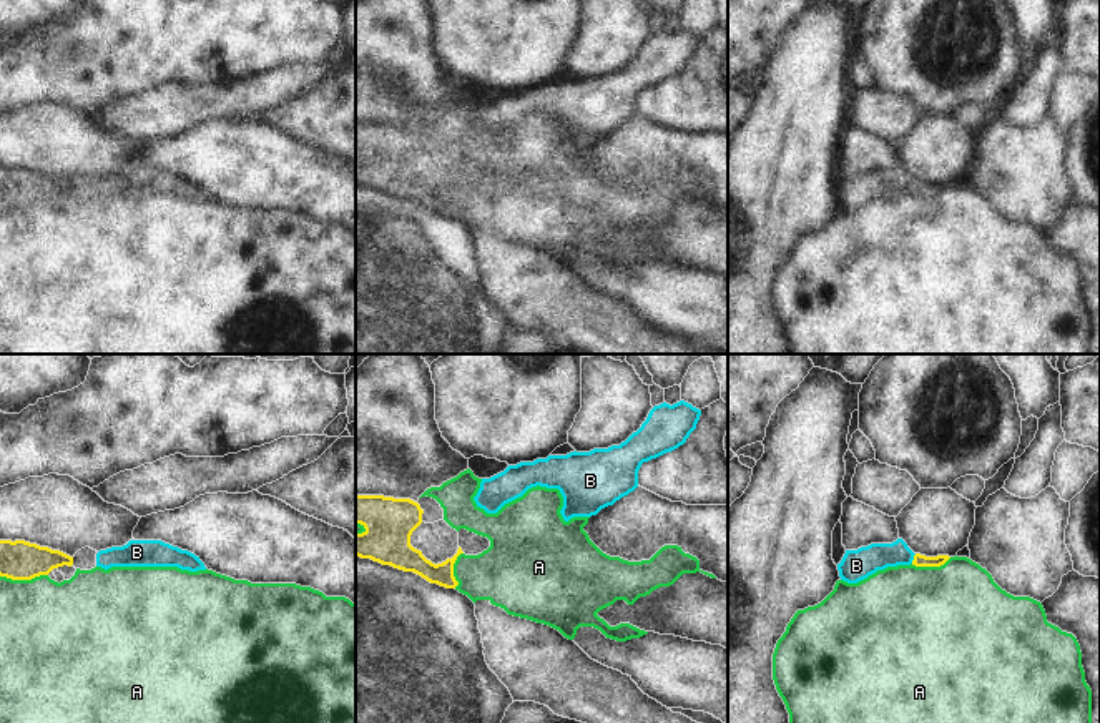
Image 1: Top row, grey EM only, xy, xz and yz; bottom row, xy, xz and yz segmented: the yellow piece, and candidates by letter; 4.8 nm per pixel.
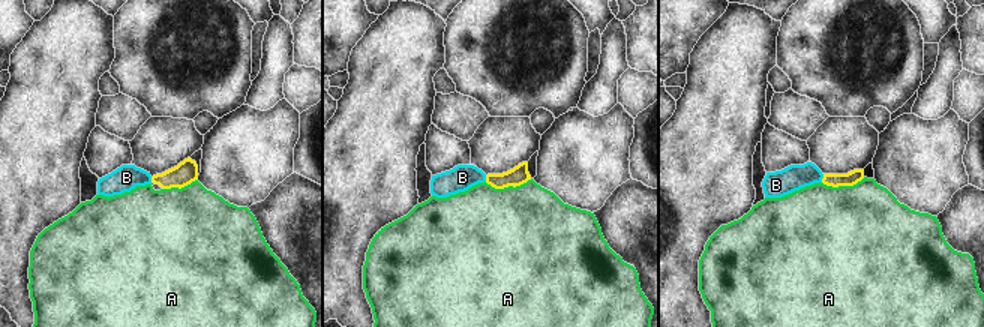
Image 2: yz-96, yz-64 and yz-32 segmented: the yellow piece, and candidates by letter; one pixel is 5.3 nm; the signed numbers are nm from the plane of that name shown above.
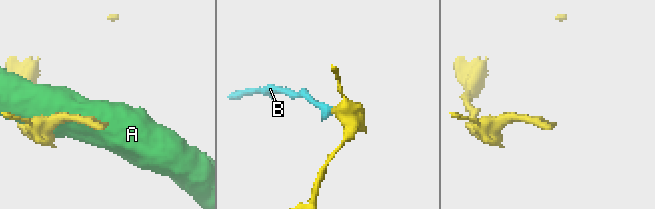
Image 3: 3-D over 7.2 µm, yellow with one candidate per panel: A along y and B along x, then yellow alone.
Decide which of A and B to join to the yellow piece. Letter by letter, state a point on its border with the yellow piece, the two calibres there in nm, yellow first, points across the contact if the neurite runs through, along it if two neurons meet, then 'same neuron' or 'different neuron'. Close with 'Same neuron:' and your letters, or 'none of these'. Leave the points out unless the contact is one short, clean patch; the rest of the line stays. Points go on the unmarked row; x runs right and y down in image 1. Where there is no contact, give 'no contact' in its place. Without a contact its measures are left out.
A: contact xy (24, 206); calibres 190 and 440 nm; different neuron
B: contact yz (914, 186); calibres 60 and 140 nm; way yz (919, 188), (914, 186), (873, 185), (866, 188); same neuron
Same neuron: B

